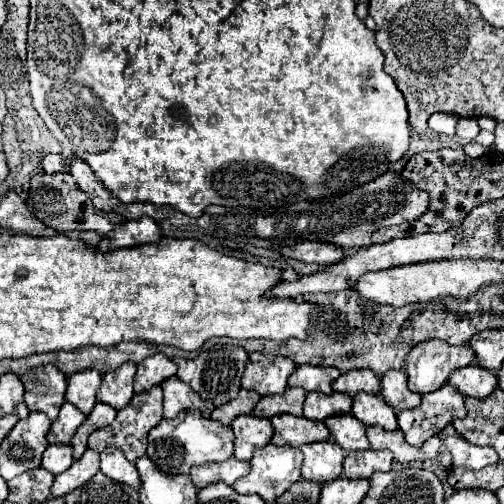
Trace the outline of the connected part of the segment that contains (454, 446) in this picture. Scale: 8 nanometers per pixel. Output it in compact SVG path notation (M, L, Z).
M461 436L445 438L445 446L453 456L453 466L463 466L471 470L481 470L489 464L497 464L497 452L493 448L483 448L475 444L467 444Z

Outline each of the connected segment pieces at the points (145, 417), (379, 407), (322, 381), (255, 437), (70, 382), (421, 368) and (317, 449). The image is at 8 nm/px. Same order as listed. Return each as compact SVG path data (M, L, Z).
M155 386L147 392L135 394L131 398L131 402L123 410L117 412L115 420L109 426L95 430L89 436L89 448L95 450L95 452L103 452L105 448L115 446L115 448L121 448L125 452L125 458L129 462L135 462L137 458L141 458L147 452L147 434L149 434L149 430L155 428L161 420L163 420L163 392L161 392L161 386Z
M359 392L353 398L353 408L351 408L353 416L363 422L365 426L383 426L387 430L395 430L397 428L397 416L393 412L391 406L387 406L387 402L379 396L379 394L365 394Z
M297 366L289 376L289 386L301 386L307 392L319 390L323 394L331 394L331 382L339 376L341 372L329 366Z
M253 414L239 416L231 424L235 434L235 458L237 460L251 460L253 450L257 446L267 446L273 436L273 426L269 420L257 418Z
M83 370L67 378L67 392L65 400L79 406L83 414L89 414L95 406L95 392L99 388L101 374L97 370Z
M425 340L405 356L407 386L411 392L427 394L439 390L453 370L465 368L475 360L469 344L451 346L443 340Z
M313 442L313 444L301 446L301 452L305 456L303 466L301 466L301 476L305 480L315 480L315 482L325 484L341 476L345 450L339 448L339 444Z

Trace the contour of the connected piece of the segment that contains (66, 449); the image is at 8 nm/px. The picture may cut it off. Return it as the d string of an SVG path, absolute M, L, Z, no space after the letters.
M51 444L43 454L43 468L51 474L61 474L73 464L71 444Z

